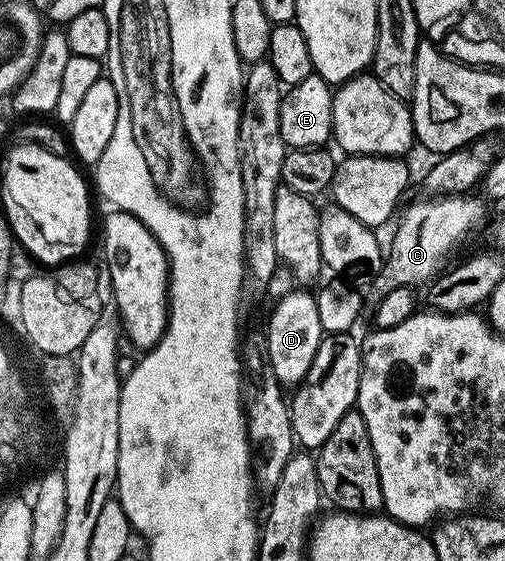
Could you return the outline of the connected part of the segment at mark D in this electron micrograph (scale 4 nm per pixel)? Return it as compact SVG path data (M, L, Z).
M292 291L286 293L283 297L278 298L276 305L279 306L272 311L271 318L268 319L267 326L265 326L267 360L270 361L280 385L295 387L309 371L309 367L313 363L313 355L317 355L319 341L325 336L325 328L323 329L325 317L314 292Z

